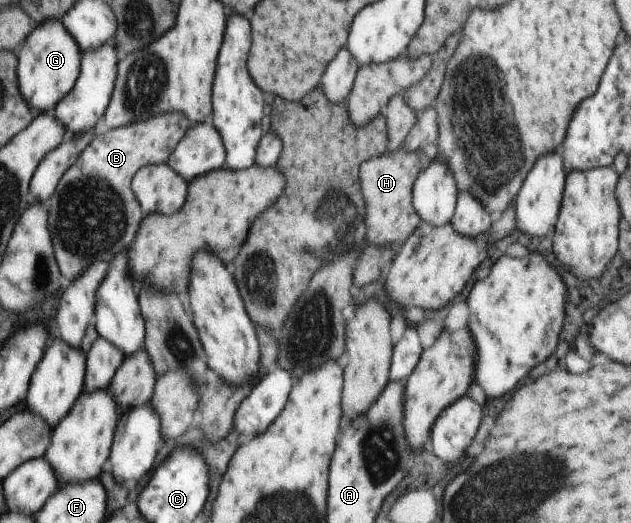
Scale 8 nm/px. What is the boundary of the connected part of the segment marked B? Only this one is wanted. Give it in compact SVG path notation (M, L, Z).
M163 112L163 116L153 116L153 118L147 118L147 120L139 120L139 122L133 122L133 124L127 124L127 126L121 126L111 129L103 129L96 134L89 144L79 153L77 160L69 166L69 168L61 175L61 178L57 181L57 192L53 191L52 196L49 196L49 232L53 232L53 252L57 252L57 264L61 264L61 276L65 276L67 282L77 278L81 275L81 272L97 262L97 260L103 260L103 262L109 262L113 259L113 256L119 254L123 250L128 250L131 246L131 240L133 240L133 234L136 234L136 231L139 230L140 223L143 221L143 210L140 208L136 197L132 192L132 179L135 178L135 174L140 170L141 167L147 165L161 164L161 162L167 163L168 155L172 154L172 151L175 150L175 146L180 142L181 139L187 134L188 128L191 126L189 120L187 120L185 114L181 112Z

